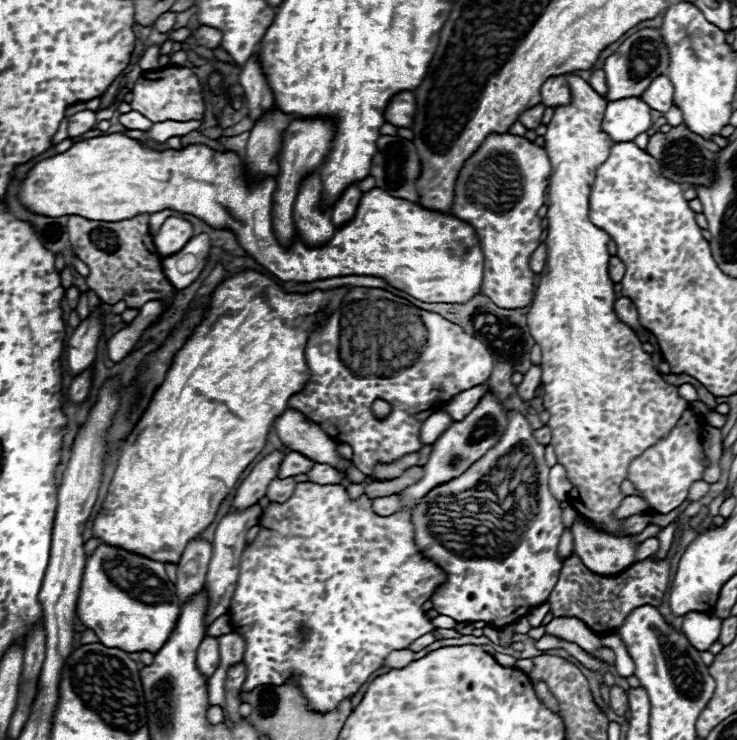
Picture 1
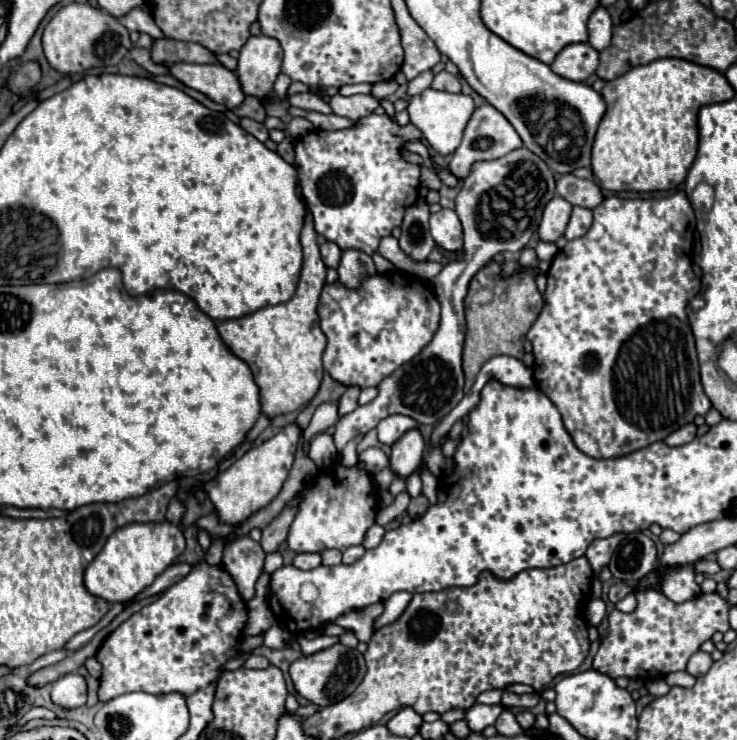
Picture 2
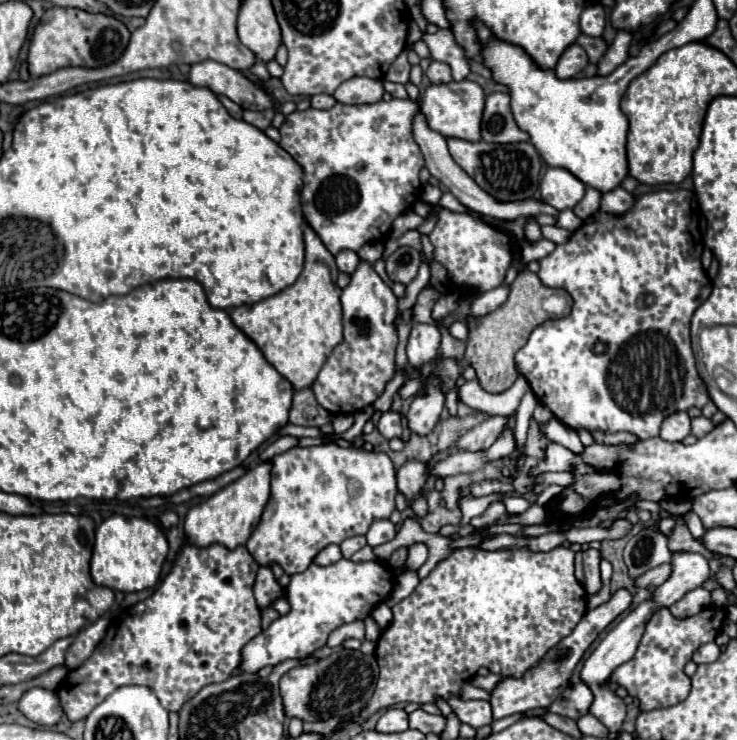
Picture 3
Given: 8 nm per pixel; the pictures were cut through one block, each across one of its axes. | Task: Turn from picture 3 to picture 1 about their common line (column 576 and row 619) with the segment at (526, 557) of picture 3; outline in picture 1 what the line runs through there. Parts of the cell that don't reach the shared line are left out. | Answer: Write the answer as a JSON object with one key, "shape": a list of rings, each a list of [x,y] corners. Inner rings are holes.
{"shape":[[[678,523],[674,539],[669,549],[666,560],[652,562],[646,558],[644,562],[636,562],[630,568],[626,568],[620,574],[594,574],[590,572],[578,556],[570,556],[564,560],[562,574],[548,598],[554,616],[576,616],[580,618],[592,632],[604,634],[610,630],[616,630],[622,626],[624,618],[638,606],[654,604],[658,606],[664,598],[664,592],[668,588],[668,576],[670,576],[670,564],[681,542],[682,524]]]}

